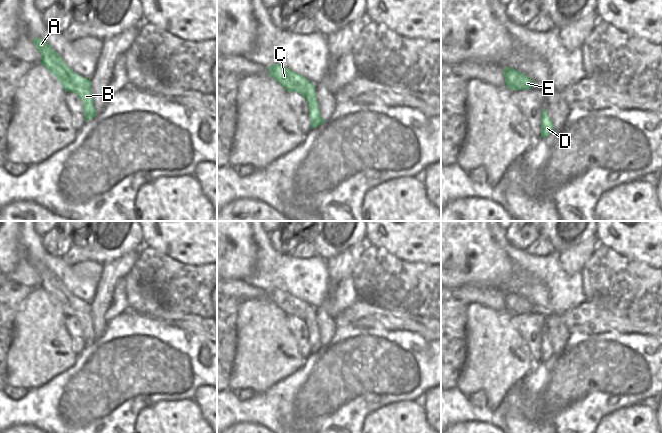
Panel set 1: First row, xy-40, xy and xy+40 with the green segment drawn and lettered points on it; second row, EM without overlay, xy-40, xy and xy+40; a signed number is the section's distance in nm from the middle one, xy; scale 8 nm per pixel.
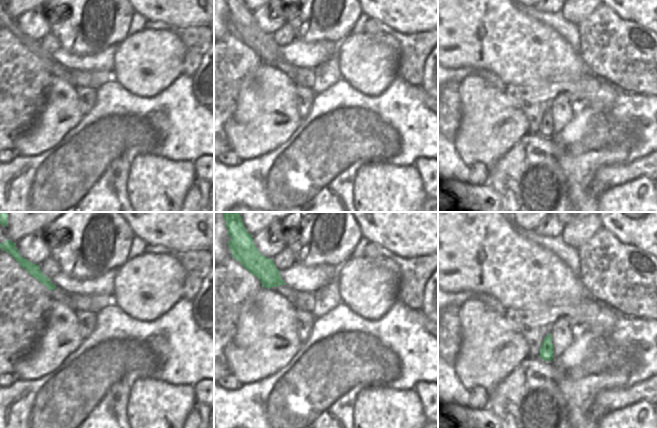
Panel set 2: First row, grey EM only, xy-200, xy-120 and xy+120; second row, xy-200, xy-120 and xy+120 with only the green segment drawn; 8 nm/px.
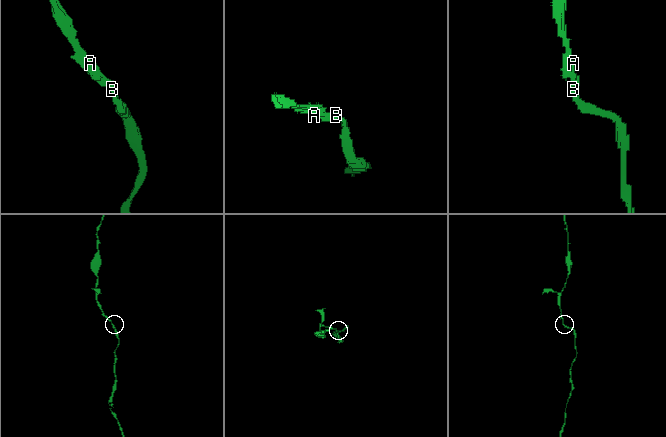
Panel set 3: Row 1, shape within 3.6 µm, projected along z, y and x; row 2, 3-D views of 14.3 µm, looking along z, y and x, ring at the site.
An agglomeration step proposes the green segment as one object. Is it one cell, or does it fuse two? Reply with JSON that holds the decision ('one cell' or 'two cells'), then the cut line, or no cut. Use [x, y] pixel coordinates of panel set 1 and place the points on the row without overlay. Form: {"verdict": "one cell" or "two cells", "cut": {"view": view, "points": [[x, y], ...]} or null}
{"verdict": "one cell", "cut": null}

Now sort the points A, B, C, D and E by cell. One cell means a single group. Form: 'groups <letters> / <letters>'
groups A B C D E

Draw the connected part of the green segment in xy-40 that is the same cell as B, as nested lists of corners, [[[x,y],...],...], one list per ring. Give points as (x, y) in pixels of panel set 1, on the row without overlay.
[[[34,262],[32,266],[41,279],[40,288],[57,301],[65,316],[74,316],[81,323],[85,345],[94,342],[97,337],[93,329],[91,304],[76,298],[51,269],[42,262]]]

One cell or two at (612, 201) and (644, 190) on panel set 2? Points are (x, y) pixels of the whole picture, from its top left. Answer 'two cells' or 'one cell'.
one cell

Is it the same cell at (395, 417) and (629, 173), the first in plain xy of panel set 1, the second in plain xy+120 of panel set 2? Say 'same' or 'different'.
different

